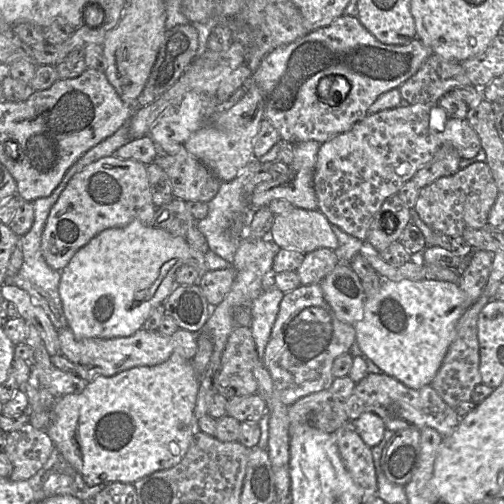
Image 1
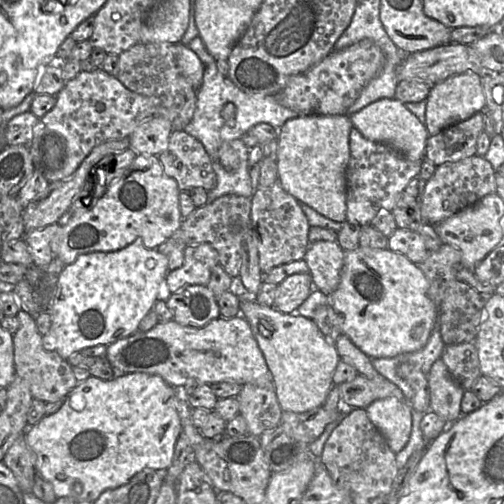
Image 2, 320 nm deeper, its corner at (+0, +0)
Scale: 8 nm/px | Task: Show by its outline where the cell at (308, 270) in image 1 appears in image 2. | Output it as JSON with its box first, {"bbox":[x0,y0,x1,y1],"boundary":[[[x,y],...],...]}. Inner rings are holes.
{"bbox":[273,272,314,314],"boundary":[[[309,272],[290,275],[278,285],[273,307],[285,314],[297,314],[294,311],[314,290]]]}

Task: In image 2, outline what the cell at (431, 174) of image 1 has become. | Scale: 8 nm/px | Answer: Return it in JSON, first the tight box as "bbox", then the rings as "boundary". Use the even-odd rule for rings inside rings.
{"bbox":[425,112,484,166],"boundary":[[[478,112],[440,133],[429,136],[425,157],[436,166],[476,155],[477,139],[484,131],[484,113]]]}

